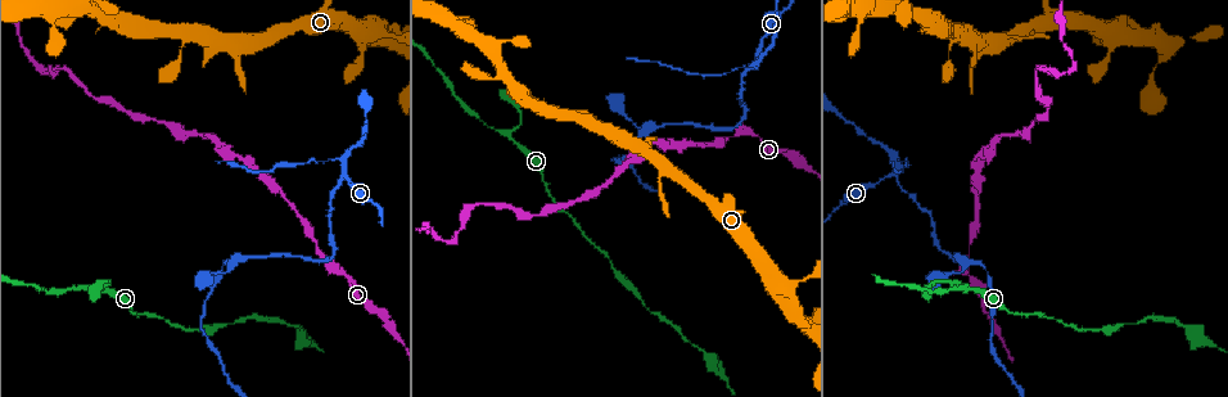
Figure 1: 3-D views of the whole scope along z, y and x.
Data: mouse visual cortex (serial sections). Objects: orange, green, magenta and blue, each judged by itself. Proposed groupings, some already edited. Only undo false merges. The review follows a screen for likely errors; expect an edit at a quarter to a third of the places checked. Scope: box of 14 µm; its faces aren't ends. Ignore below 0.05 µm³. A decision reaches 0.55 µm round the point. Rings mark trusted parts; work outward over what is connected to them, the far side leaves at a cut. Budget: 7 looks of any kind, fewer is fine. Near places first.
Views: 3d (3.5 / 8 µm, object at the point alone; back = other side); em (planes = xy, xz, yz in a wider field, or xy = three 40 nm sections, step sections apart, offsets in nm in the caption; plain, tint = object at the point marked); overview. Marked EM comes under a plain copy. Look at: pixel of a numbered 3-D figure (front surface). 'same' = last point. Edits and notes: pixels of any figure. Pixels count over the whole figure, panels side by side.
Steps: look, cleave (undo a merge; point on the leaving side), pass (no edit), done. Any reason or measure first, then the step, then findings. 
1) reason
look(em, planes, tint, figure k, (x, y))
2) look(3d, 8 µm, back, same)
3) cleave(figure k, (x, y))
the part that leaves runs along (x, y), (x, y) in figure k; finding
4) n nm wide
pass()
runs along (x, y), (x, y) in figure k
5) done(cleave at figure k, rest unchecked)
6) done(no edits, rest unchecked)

look(3d, 8 µm, back, figure 1, (974, 167))

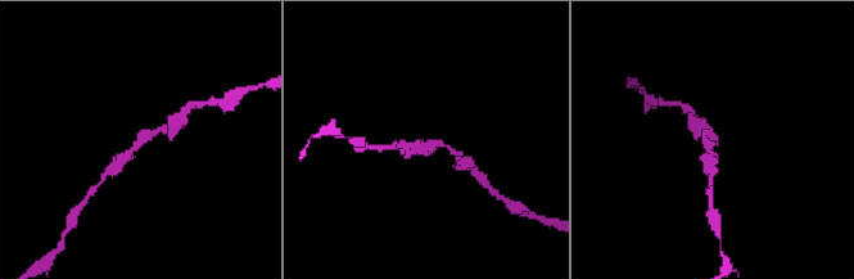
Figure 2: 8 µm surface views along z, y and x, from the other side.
closer look
look(3d, 3.5 µm, figure 2, (710, 144))

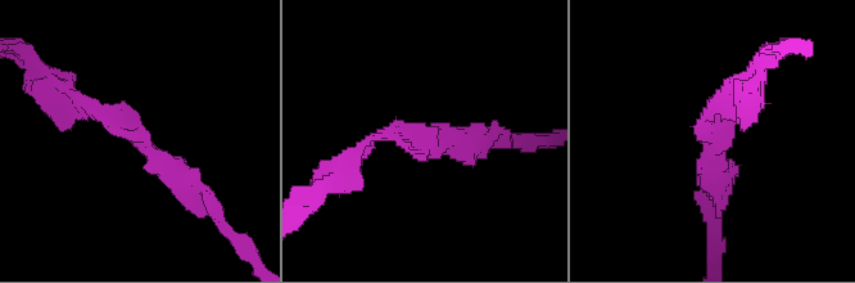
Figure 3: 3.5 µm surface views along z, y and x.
pass()
runs along (195, 189), (132, 134), (69, 94) in figure 3; all the same cell

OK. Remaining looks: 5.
arms part here
look(3d, 3.5 µm, figure 1, (964, 287))

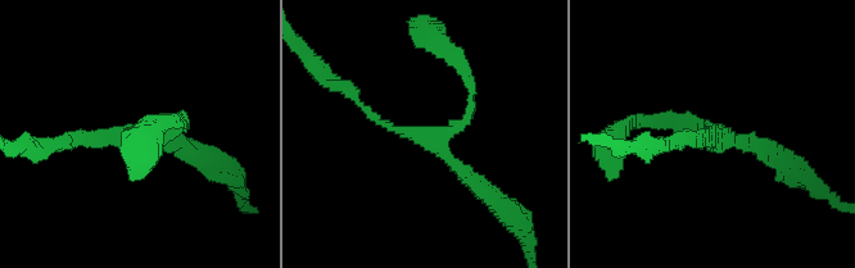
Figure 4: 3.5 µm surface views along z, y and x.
look(em, xy, step 1, tint, figure 4, (722, 136))

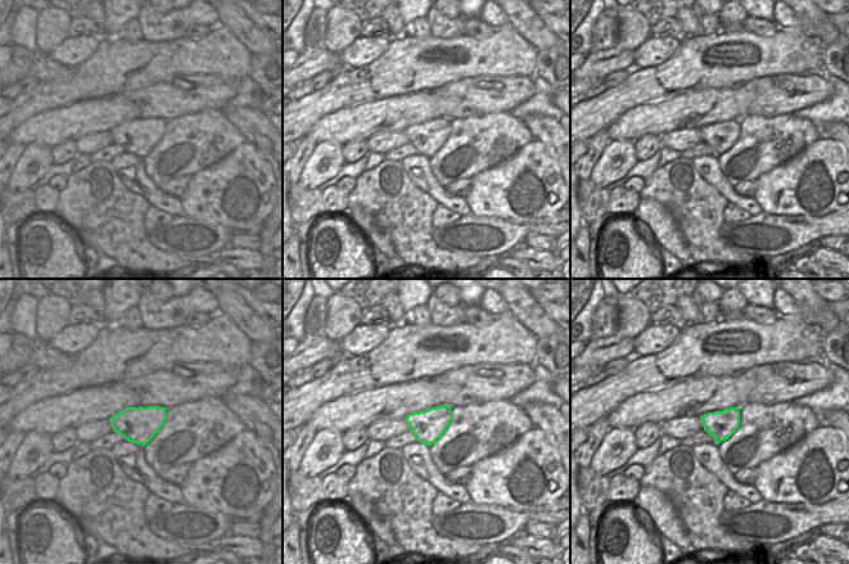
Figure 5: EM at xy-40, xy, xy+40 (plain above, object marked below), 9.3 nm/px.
3 arms
pass()
runs along (496, 201), (425, 136), (381, 123), (354, 100) in figure 4; all the same cell

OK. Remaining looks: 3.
look(3d, 8 µm, figure 1, (479, 76))

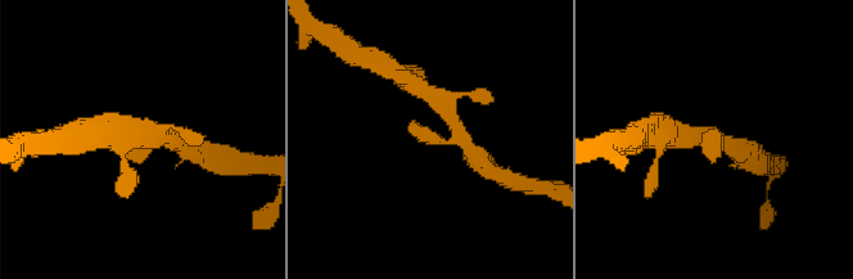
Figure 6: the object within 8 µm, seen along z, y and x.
closer look
look(3d, 3.5 µm, figure 6, (718, 142))

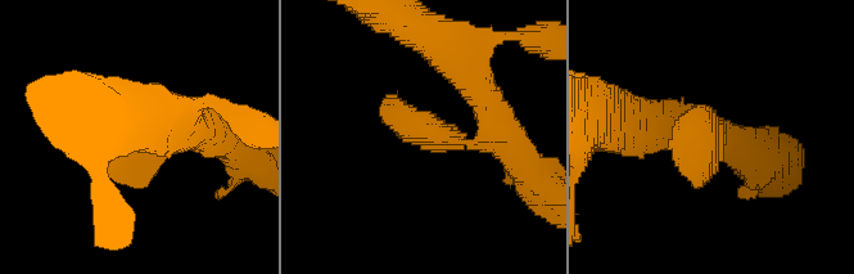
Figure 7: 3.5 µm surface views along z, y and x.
shape alone is not enough
look(em, xy, step 5, tint, figure 7, (712, 138))

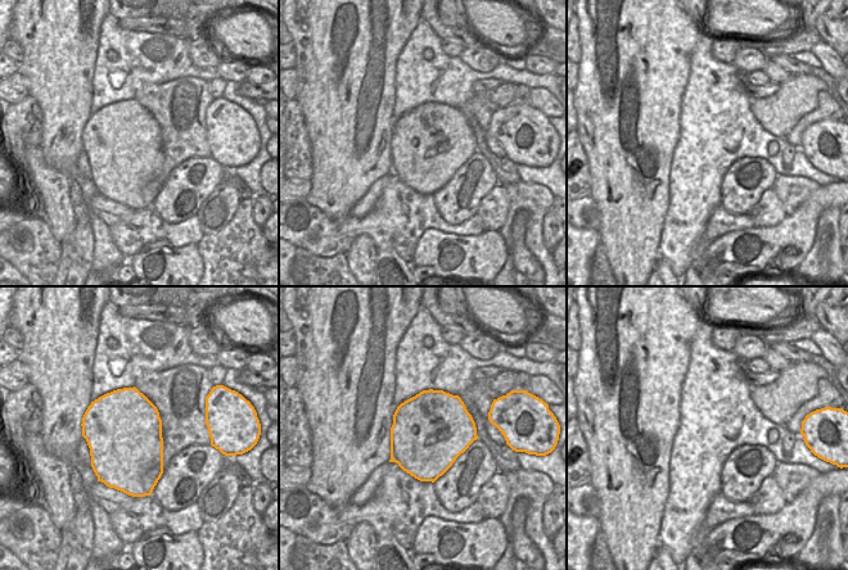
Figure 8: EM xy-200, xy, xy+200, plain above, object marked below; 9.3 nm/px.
700 nm wide
pass()
runs along (509, 138), (433, 135), (385, 95) in figure 7; all the same cell

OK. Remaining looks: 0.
done(no edits, rest unchecked)

